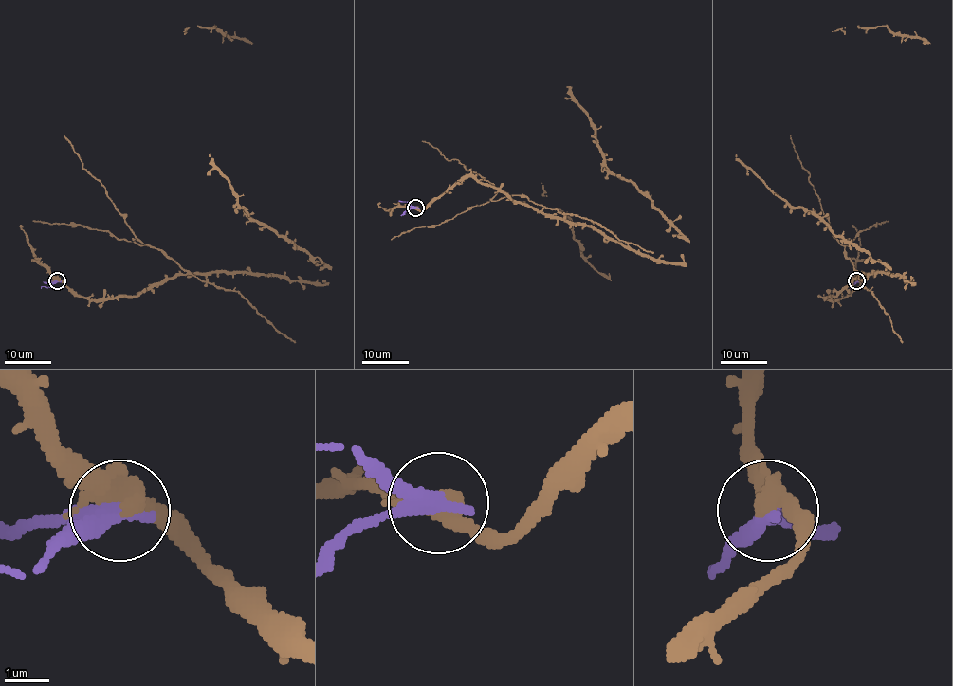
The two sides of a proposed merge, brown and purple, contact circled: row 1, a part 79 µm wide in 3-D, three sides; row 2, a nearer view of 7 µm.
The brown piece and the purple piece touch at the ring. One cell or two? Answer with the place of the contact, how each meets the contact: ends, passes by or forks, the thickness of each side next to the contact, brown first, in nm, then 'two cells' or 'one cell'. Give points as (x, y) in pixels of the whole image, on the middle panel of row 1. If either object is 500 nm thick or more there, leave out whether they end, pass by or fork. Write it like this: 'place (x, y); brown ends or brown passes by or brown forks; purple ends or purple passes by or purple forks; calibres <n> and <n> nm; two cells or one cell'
place (415, 207); brown forks; purple passes by; calibres 360 and 320 nm; two cells

